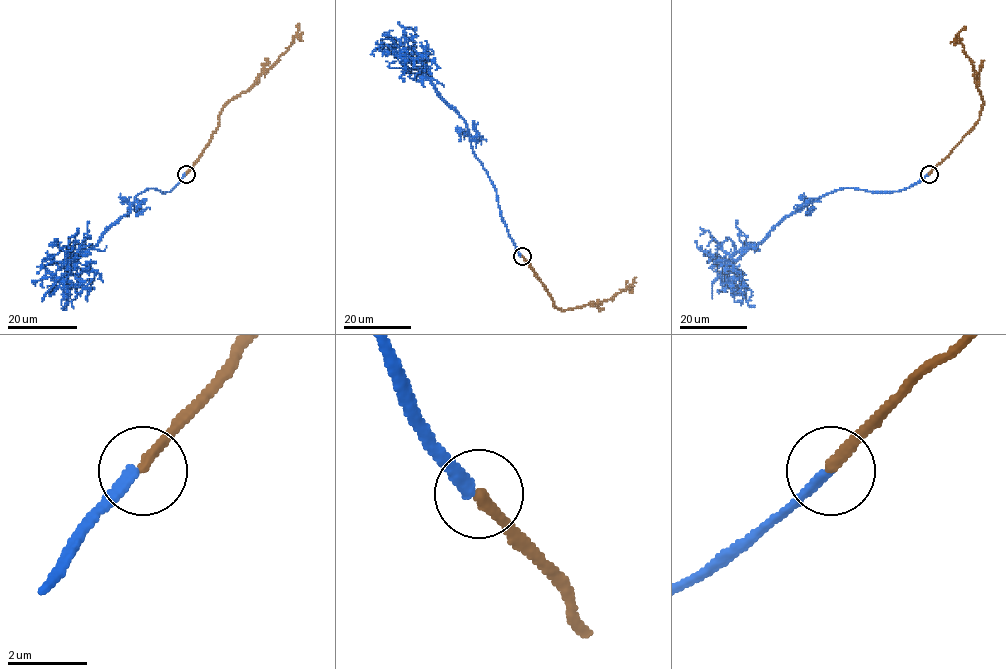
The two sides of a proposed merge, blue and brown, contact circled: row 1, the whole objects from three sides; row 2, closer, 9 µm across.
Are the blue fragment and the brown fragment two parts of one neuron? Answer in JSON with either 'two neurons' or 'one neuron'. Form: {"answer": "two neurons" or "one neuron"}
{"answer": "one neuron"}

